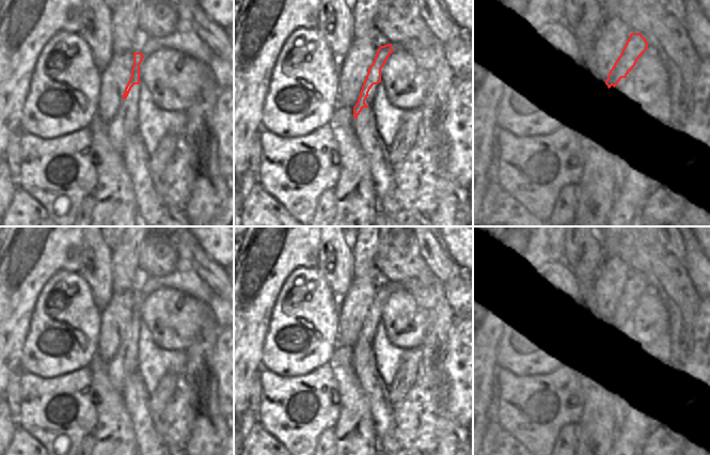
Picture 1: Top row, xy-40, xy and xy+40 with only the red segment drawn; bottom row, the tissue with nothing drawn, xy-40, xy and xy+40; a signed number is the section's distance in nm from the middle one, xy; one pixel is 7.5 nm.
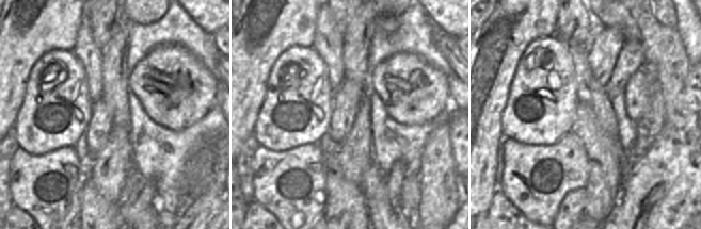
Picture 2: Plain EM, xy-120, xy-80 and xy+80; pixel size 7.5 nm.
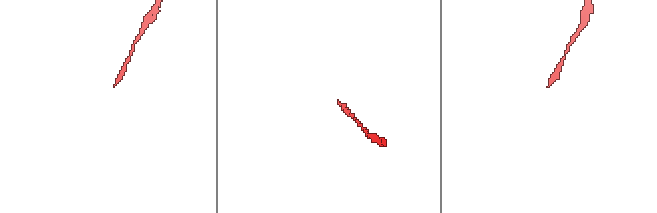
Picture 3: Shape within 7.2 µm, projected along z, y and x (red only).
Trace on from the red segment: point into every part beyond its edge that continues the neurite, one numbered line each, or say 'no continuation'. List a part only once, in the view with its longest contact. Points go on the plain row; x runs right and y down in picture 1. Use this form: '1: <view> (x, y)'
1: xy (368, 341)

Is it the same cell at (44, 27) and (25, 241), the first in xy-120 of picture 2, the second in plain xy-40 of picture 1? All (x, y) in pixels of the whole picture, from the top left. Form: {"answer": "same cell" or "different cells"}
{"answer": "same cell"}

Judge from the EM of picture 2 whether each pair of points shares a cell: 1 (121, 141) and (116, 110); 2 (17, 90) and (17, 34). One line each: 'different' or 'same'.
1: different
2: same

